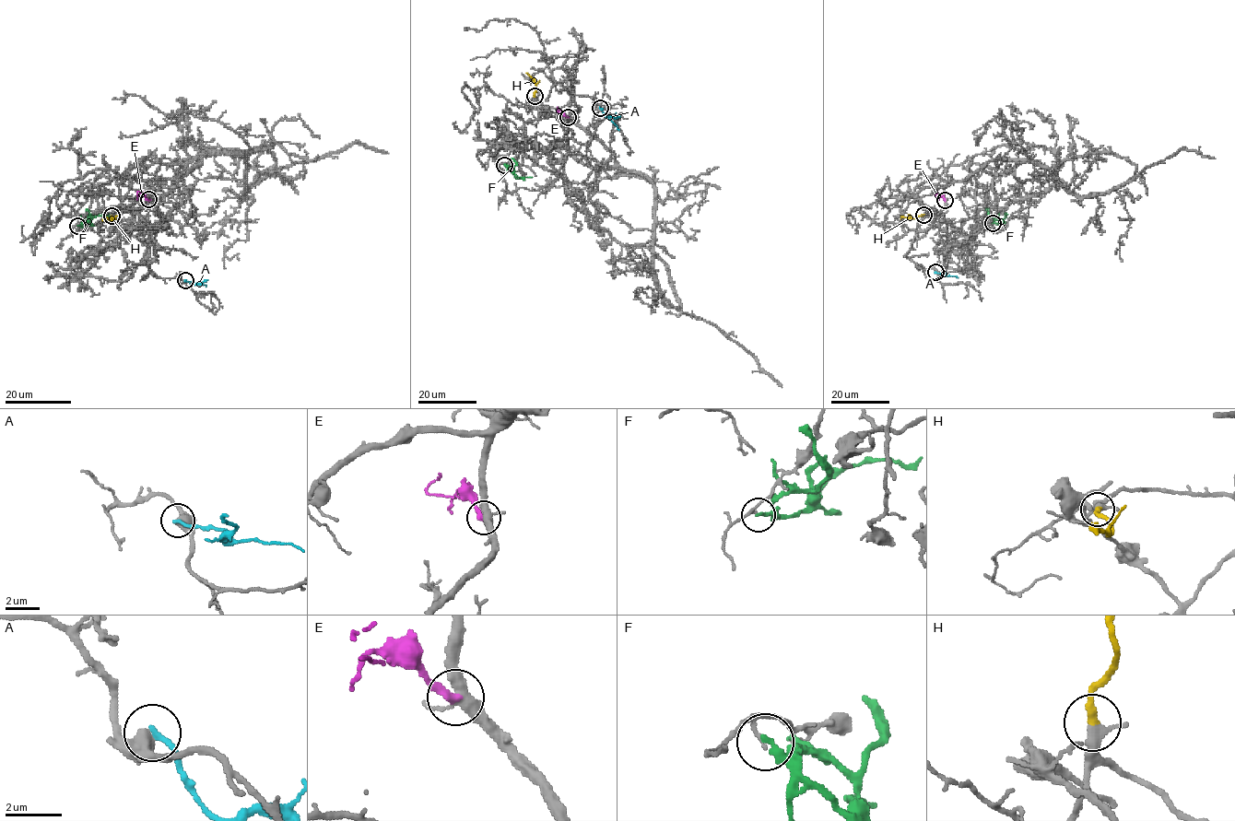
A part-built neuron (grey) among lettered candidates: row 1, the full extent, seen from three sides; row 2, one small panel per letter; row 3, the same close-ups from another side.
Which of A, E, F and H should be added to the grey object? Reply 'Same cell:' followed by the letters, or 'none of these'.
Same cell: H

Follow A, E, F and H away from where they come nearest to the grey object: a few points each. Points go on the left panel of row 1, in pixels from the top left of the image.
A: (185, 280), (206, 287)
E: (148, 200), (137, 193), (139, 191)
F: (78, 226), (86, 226), (99, 216), (109, 215)
H: (111, 216), (113, 221), (101, 220)

